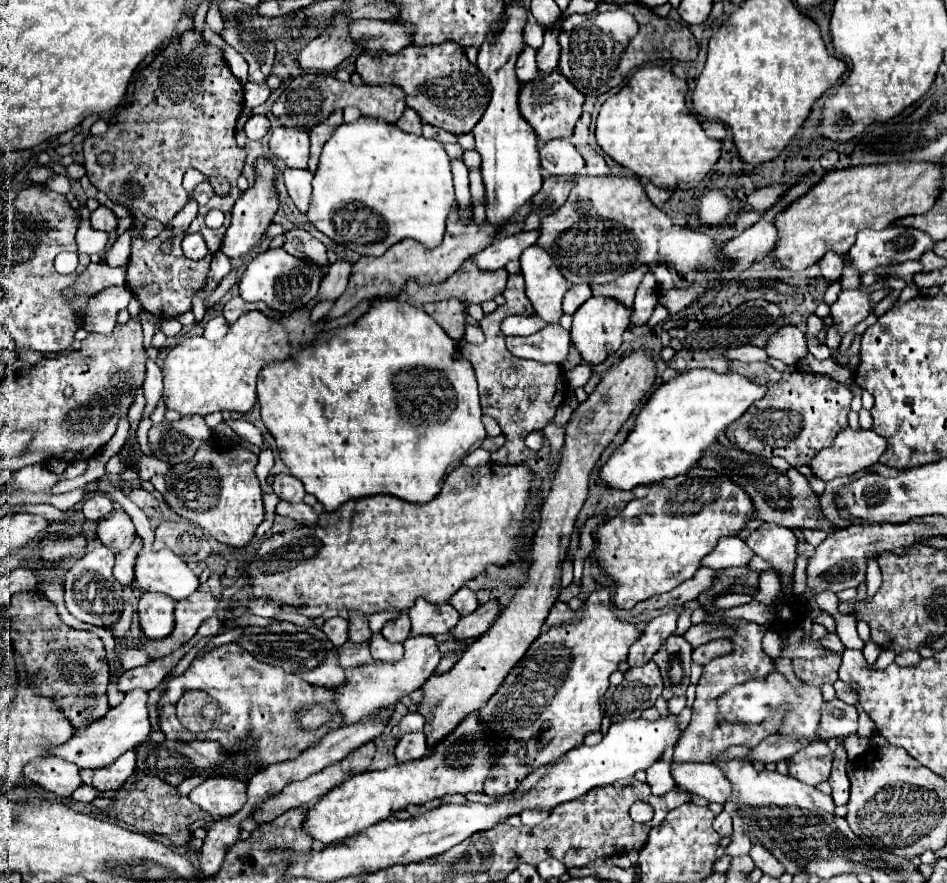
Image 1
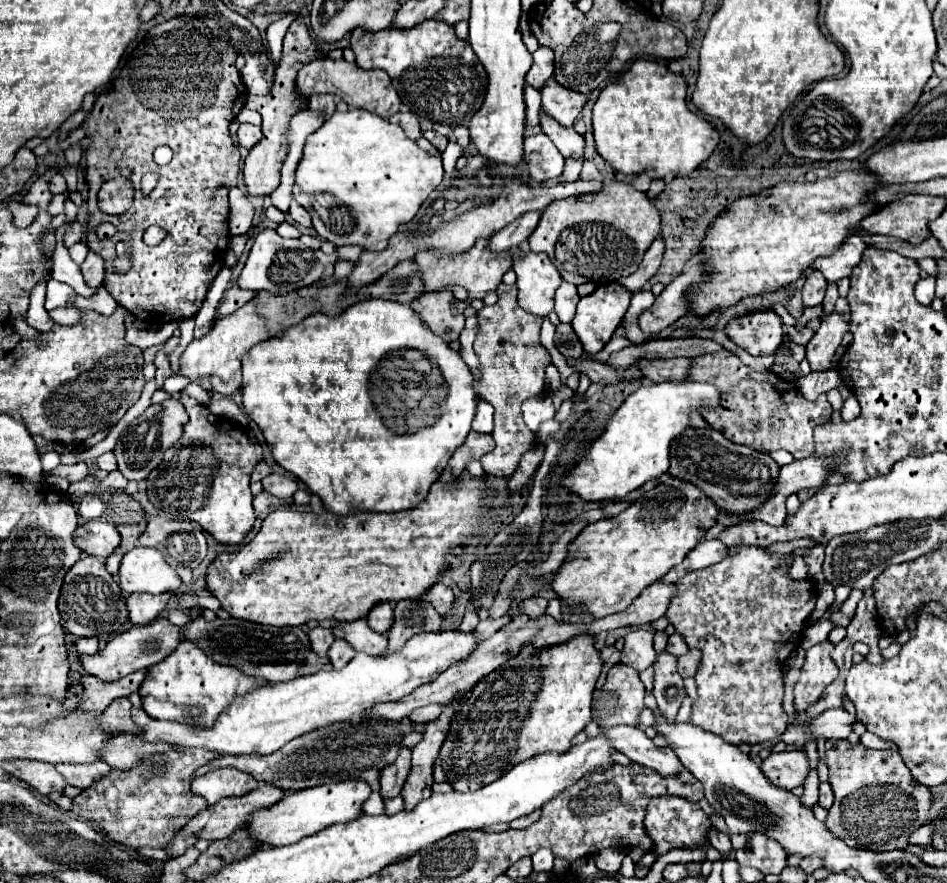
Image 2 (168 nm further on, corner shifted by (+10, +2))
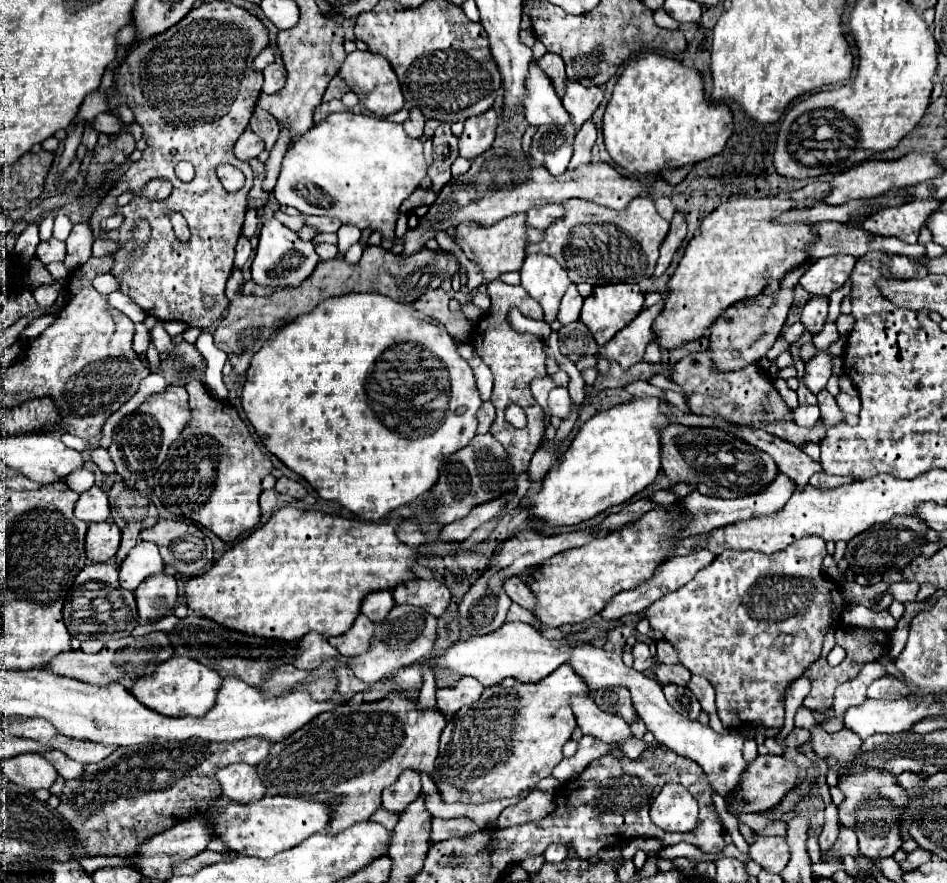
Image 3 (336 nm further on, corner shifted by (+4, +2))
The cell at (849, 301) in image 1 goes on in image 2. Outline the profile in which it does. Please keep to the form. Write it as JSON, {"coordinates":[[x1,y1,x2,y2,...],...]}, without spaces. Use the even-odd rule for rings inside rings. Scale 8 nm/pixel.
{"coordinates":[[836,311,822,321,820,329,806,345,806,359,808,359,812,371,834,369,834,365,832,365,834,351,842,343,842,337,846,331,848,331,848,323]]}

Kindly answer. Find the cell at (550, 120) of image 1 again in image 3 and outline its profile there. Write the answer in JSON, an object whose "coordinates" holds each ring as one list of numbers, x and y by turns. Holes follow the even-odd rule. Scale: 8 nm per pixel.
{"coordinates":[[566,79,566,95,562,97,562,105,570,113,574,123,580,127,592,117,602,97,604,97,602,87,582,87,580,83]]}

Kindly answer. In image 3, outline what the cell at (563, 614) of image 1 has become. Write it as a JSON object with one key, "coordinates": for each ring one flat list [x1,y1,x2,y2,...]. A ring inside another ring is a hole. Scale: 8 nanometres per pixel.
{"coordinates":[[512,577,504,583,504,591,508,593,508,597,518,603,520,607,528,609,528,611,534,611,536,607,536,595,530,591,530,587,520,579,520,577]]}

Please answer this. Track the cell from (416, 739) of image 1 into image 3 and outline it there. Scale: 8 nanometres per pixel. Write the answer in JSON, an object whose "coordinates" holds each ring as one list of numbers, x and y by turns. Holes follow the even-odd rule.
{"coordinates":[[406,769,394,785,382,791,382,807,394,813,402,813,420,793,420,775,414,769]]}

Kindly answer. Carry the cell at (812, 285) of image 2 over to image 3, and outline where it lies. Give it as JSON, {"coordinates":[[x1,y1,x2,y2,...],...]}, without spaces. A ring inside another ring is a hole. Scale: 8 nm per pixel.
{"coordinates":[[820,295,820,297,810,297,810,301,802,309,800,321,804,323,806,329,818,333,822,331,826,317,828,317,828,295]]}

